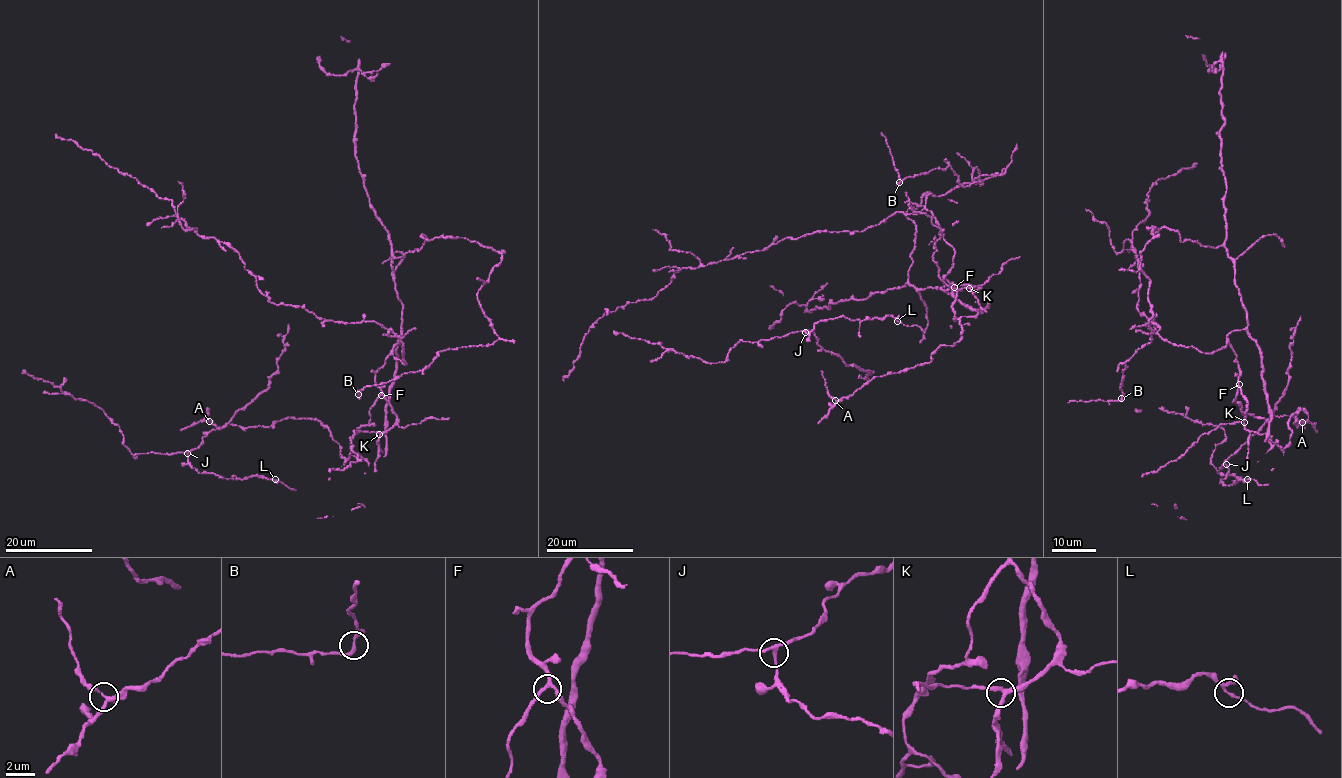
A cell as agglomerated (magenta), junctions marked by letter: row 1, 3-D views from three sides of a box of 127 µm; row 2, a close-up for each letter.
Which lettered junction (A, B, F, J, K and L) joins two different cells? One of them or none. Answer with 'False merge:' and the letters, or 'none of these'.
False merge: none of these

